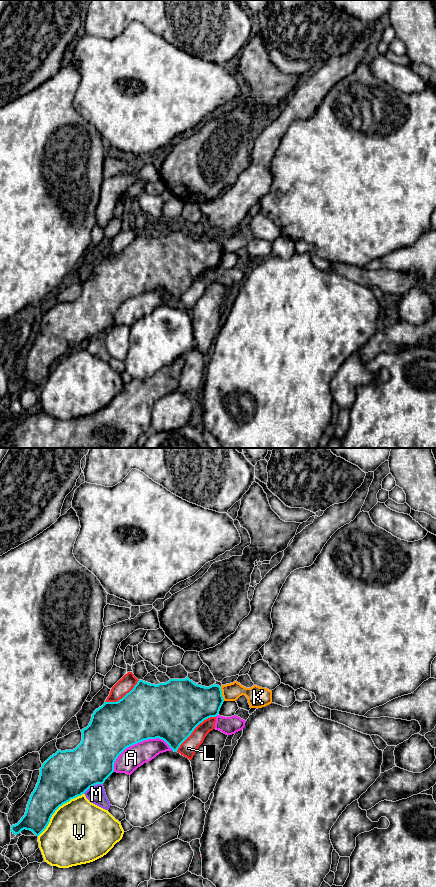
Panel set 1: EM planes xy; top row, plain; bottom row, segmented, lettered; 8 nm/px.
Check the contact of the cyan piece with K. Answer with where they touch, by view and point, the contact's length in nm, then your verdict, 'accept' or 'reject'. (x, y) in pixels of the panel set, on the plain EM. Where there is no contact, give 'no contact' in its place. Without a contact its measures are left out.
meets cyan in xy at (221, 246); contact 120 nm long; reject

